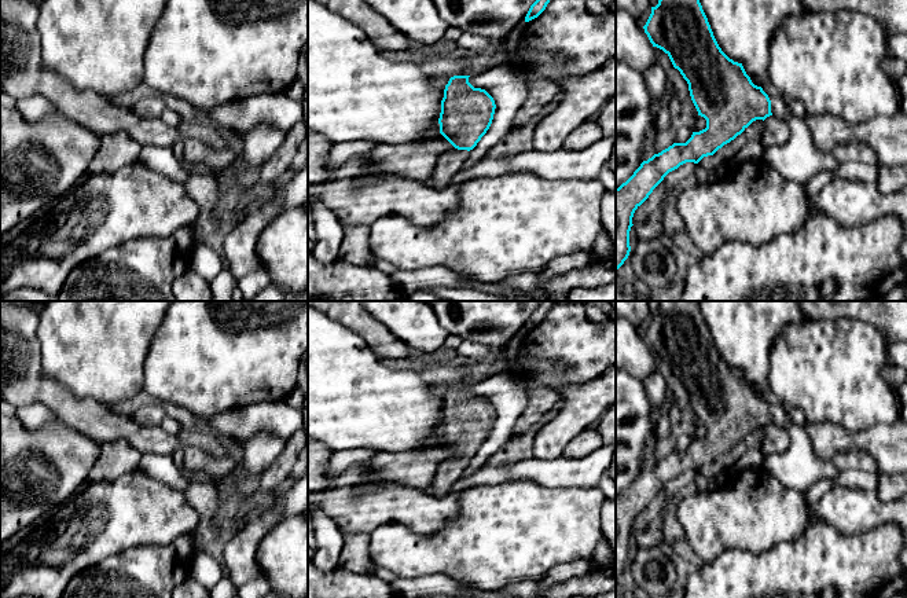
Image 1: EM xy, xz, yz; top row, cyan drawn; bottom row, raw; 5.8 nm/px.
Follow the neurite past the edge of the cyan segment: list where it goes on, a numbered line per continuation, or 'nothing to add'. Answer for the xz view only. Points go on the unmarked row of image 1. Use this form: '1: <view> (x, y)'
1: xz (450, 472)

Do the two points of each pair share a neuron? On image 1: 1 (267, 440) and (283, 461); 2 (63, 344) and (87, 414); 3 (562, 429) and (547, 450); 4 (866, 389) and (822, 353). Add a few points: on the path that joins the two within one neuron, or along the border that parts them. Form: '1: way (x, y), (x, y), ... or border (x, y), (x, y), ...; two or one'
1: border (286, 440), (279, 455), (261, 476); two
2: border (61, 385), (79, 397), (91, 397), (112, 408); two
3: way (557, 435), (549, 444); one
4: way (856, 380), (848, 380), (833, 364); one

